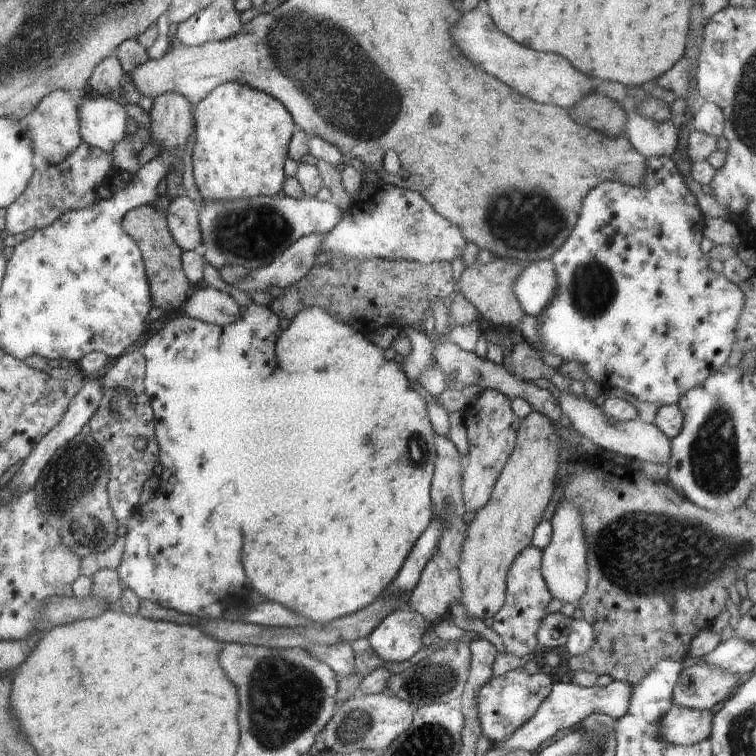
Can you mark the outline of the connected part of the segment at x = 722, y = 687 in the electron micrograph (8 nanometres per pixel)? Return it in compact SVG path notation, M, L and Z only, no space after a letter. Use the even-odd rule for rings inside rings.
M707 665L686 666L673 689L672 703L689 710L715 710L730 698L743 679Z

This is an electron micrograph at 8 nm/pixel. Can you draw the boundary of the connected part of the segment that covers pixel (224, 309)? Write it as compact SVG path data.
M200 288L185 302L186 316L225 326L241 318L241 308L232 296L214 288Z

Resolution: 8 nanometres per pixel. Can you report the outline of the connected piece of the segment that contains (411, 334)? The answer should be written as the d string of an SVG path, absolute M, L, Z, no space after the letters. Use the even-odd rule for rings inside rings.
M409 325L402 329L398 328L398 330L399 332L403 330L411 343L410 357L406 360L401 360L402 370L410 383L417 382L417 376L427 367L432 367L431 362L432 360L435 361L433 356L435 342L432 342L434 337L430 337L414 325Z

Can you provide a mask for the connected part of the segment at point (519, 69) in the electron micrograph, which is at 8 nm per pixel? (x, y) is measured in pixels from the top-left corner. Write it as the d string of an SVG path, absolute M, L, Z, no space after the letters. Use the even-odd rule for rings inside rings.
M479 5L465 14L462 13L455 24L452 40L456 48L462 52L462 56L466 56L474 66L496 76L498 80L502 80L504 84L508 84L510 88L514 88L516 92L520 92L530 100L546 102L546 104L552 102L560 108L566 106L572 108L574 102L582 98L582 94L586 96L592 90L590 80L582 76L578 70L574 70L566 62L566 58L556 54L534 52L526 46L518 45L514 40L506 37L506 34L498 31L484 5Z

